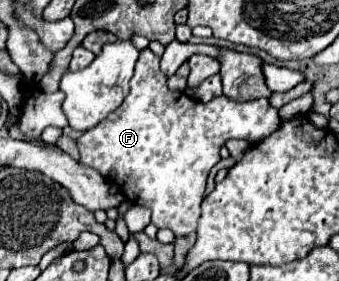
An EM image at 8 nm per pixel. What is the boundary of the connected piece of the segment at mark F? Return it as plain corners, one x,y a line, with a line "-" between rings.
151,49
141,51
135,75
131,77
131,91
107,119
103,119
97,127
85,131
77,141
81,151
81,163
97,169
109,183
115,183
129,203
137,203
151,209
151,223
171,229
177,237
185,237
197,229
197,221
201,215
201,201
207,187
207,177
211,167
221,159
219,149
229,139
243,141
261,141
273,129
279,127
279,111
269,105
267,99
255,101
231,101
229,97
215,97
209,103
195,101
183,91
171,91
167,87
167,77
159,69
159,57
151,53

